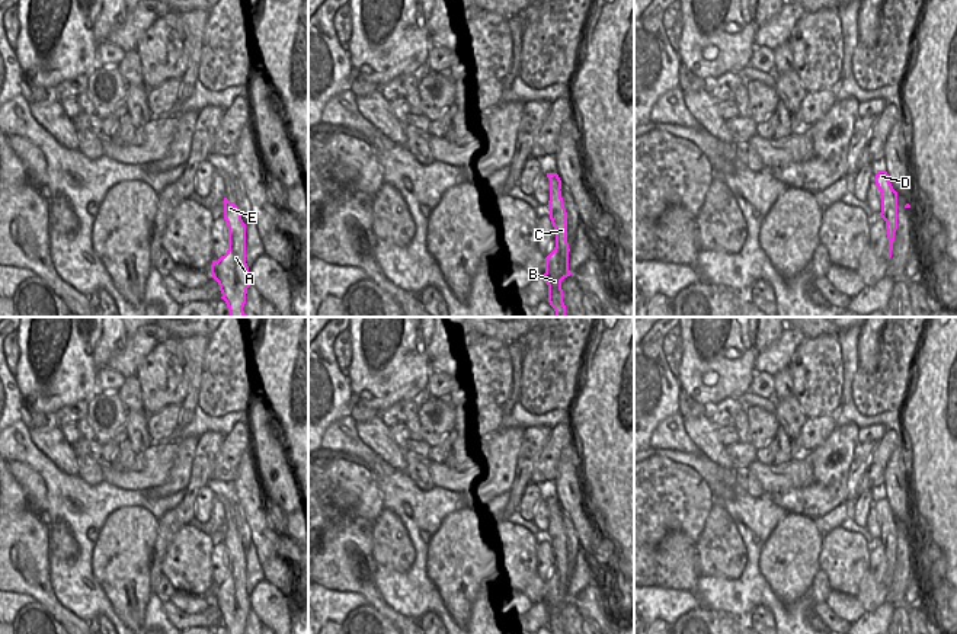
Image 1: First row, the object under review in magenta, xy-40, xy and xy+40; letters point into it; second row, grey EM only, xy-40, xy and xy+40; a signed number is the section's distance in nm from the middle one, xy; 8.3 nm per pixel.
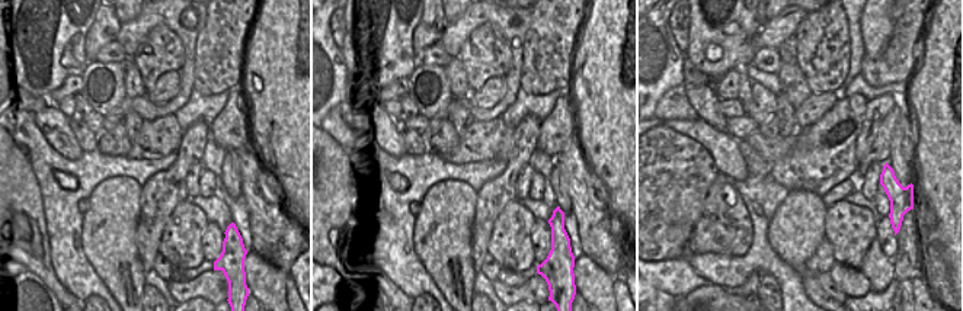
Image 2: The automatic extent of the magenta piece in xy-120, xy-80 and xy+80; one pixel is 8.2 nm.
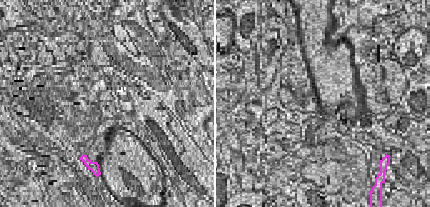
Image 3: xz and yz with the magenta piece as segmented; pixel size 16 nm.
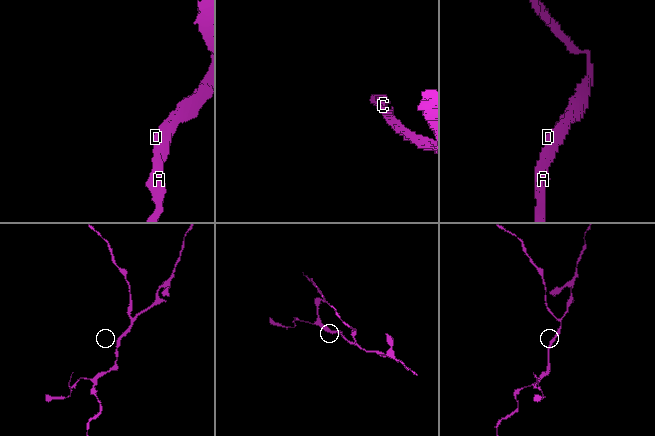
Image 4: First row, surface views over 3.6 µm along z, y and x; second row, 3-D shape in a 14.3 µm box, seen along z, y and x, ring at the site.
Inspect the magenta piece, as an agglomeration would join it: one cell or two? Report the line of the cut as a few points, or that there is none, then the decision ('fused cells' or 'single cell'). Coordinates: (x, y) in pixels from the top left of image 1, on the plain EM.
no cut | single cell

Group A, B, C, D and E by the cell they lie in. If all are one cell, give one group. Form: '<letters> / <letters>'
A B C D E

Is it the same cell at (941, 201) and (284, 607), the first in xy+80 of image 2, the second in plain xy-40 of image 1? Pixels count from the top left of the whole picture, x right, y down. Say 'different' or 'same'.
different

